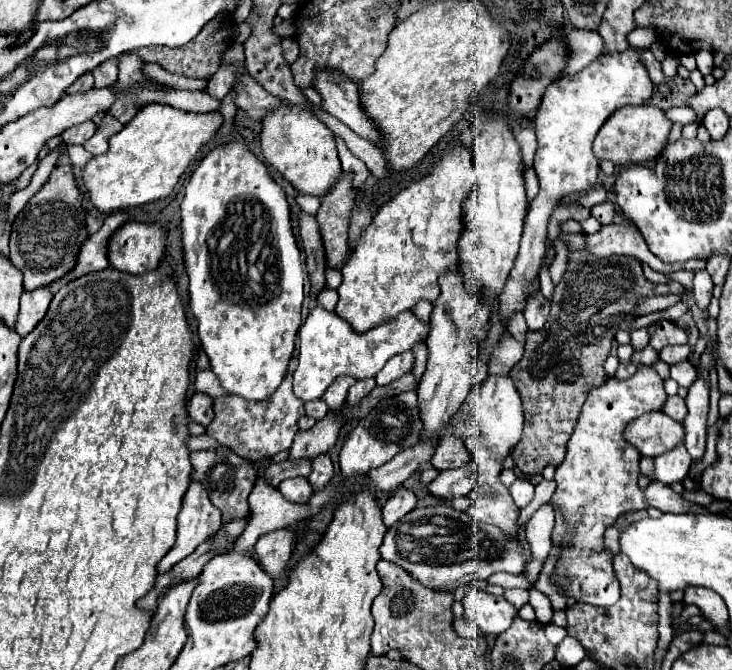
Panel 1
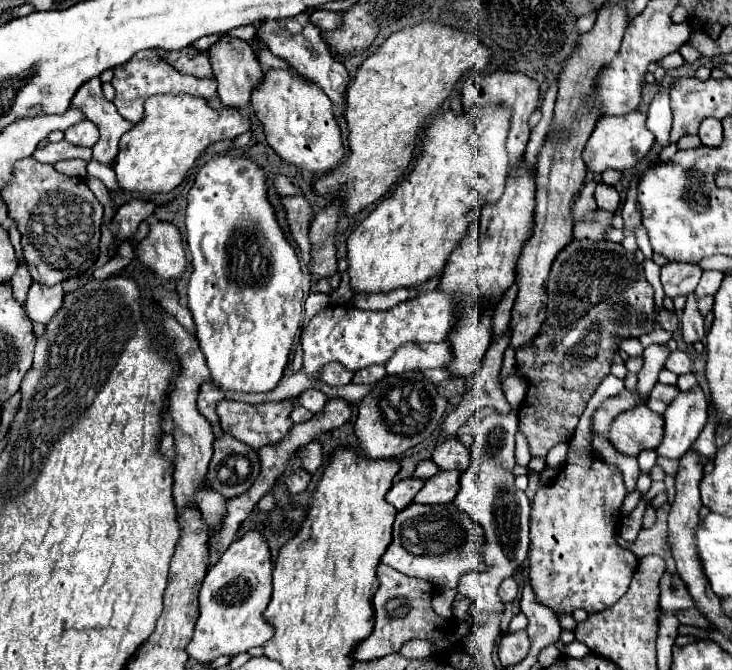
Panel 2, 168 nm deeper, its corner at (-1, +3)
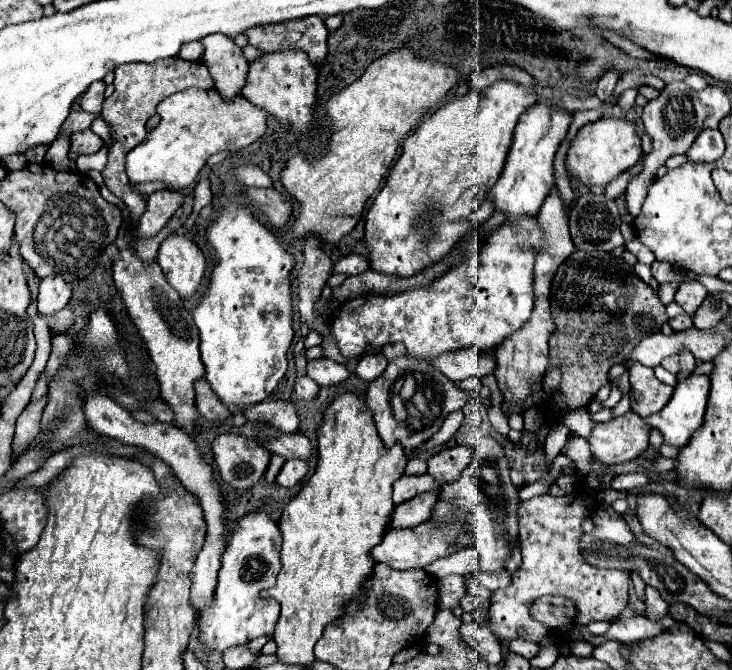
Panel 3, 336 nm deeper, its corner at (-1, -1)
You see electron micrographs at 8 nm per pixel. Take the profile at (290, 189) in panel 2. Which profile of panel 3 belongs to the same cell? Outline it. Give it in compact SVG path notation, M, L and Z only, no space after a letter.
M239 166L233 170L233 174L245 186L255 186L255 188L271 188L273 186L269 174L257 166Z

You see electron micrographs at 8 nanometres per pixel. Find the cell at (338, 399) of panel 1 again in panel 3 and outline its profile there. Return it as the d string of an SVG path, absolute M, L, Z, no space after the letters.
M319 358L307 364L307 376L311 376L319 386L333 386L345 382L349 378L349 370L345 364L331 358Z

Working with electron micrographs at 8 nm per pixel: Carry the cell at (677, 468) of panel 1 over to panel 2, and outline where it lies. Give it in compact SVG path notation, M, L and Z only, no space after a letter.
M701 386L681 392L663 412L663 442L657 454L681 458L707 424L707 408L709 404Z

